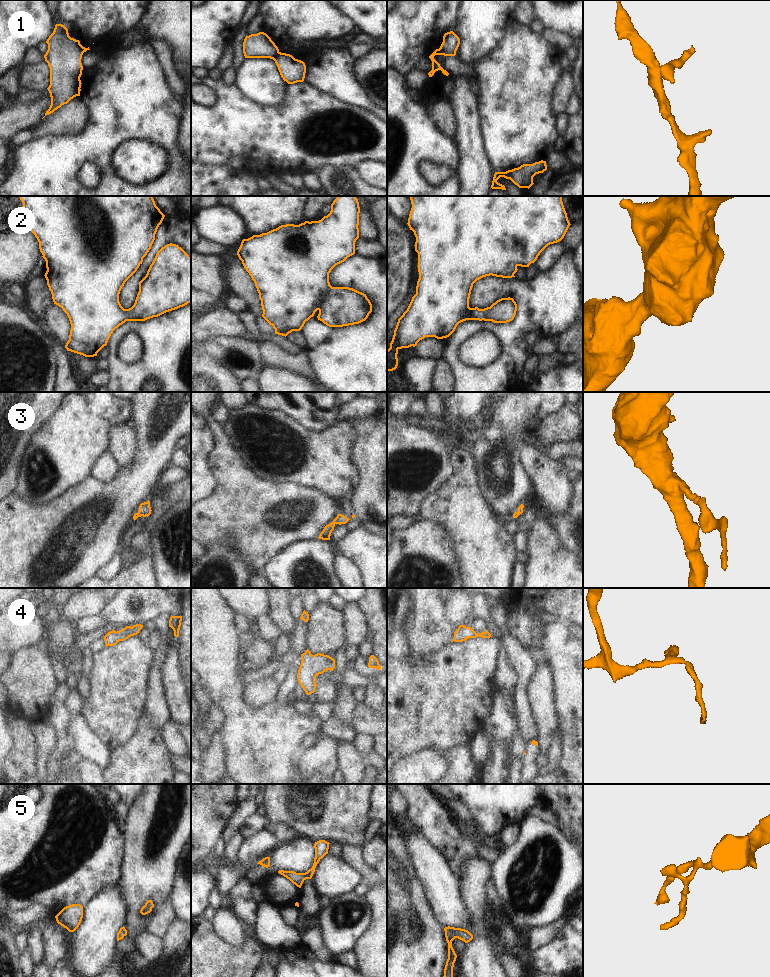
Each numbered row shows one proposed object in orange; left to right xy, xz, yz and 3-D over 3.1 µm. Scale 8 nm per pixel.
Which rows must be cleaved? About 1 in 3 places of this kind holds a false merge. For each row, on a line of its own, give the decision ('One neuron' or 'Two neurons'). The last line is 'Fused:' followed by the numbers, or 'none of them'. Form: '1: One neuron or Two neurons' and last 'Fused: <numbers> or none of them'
1: Two neurons
2: One neuron
3: One neuron
4: One neuron
5: One neuron
Fused: 1.

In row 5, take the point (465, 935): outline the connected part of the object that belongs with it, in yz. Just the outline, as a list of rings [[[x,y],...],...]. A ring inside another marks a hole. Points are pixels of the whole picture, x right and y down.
[[[445,927],[445,937],[448,943],[448,959],[446,961],[444,976],[443,977],[453,977],[453,967],[456,961],[457,955],[452,947],[452,941],[455,938],[458,938],[465,943],[470,942],[473,939],[473,935],[465,929],[454,928],[454,927]]]

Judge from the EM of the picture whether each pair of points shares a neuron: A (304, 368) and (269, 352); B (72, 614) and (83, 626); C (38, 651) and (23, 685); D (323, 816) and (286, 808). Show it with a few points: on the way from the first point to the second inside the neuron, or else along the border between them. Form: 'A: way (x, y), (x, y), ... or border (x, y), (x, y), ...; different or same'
A: way (295, 363), (278, 358); same
B: border (100, 614), (82, 616), (75, 621); different
C: way (36, 659), (31, 677); same
D: way (314, 808), (295, 808); same

